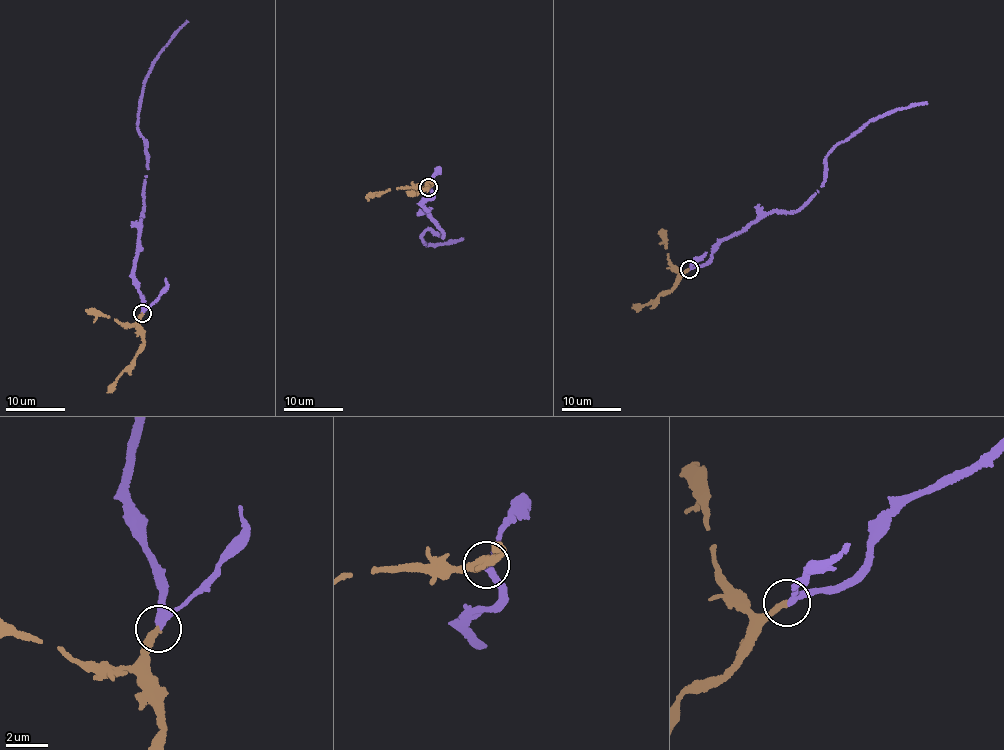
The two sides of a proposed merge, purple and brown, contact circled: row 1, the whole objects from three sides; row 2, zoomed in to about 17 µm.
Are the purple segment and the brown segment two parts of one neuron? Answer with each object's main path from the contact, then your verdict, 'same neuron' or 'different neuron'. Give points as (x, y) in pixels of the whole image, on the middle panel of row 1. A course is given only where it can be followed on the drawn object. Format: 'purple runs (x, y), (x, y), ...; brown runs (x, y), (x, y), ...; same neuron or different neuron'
purple runs (428, 187), (432, 196), (422, 207), (433, 218), (443, 236), (430, 228), (422, 240), (434, 246), (463, 239); brown runs (428, 187), (432, 183), (428, 182), (417, 193), (408, 195); same neuron

